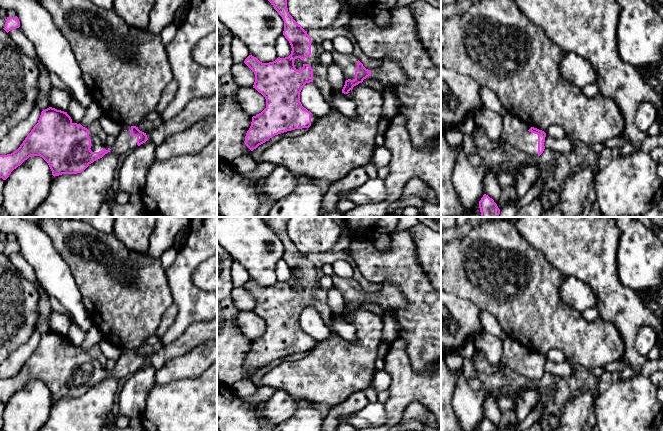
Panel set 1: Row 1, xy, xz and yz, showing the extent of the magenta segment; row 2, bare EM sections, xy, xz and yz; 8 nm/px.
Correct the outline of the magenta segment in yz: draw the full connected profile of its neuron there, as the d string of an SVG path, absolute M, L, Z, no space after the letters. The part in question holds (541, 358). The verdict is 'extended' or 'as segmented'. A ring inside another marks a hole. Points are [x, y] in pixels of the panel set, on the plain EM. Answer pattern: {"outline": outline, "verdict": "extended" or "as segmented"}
{"outline": "M508 336L502 341L501 363L530 381L538 381L543 377L546 361L544 355L528 350Z", "verdict": "extended"}

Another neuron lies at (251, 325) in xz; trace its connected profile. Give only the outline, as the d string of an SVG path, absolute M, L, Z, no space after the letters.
M239 311L236 324L251 341L256 340L266 332L265 321L253 311Z

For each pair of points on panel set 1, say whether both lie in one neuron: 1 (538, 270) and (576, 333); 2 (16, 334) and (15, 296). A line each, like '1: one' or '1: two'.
1: one
2: one

